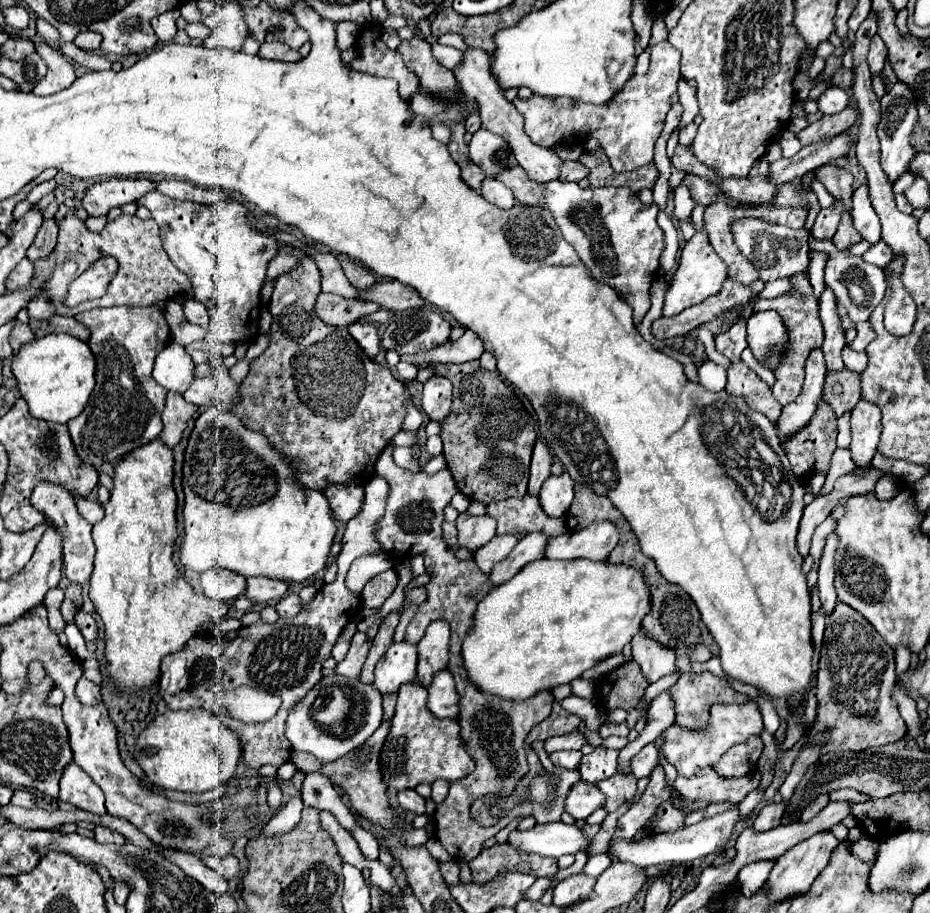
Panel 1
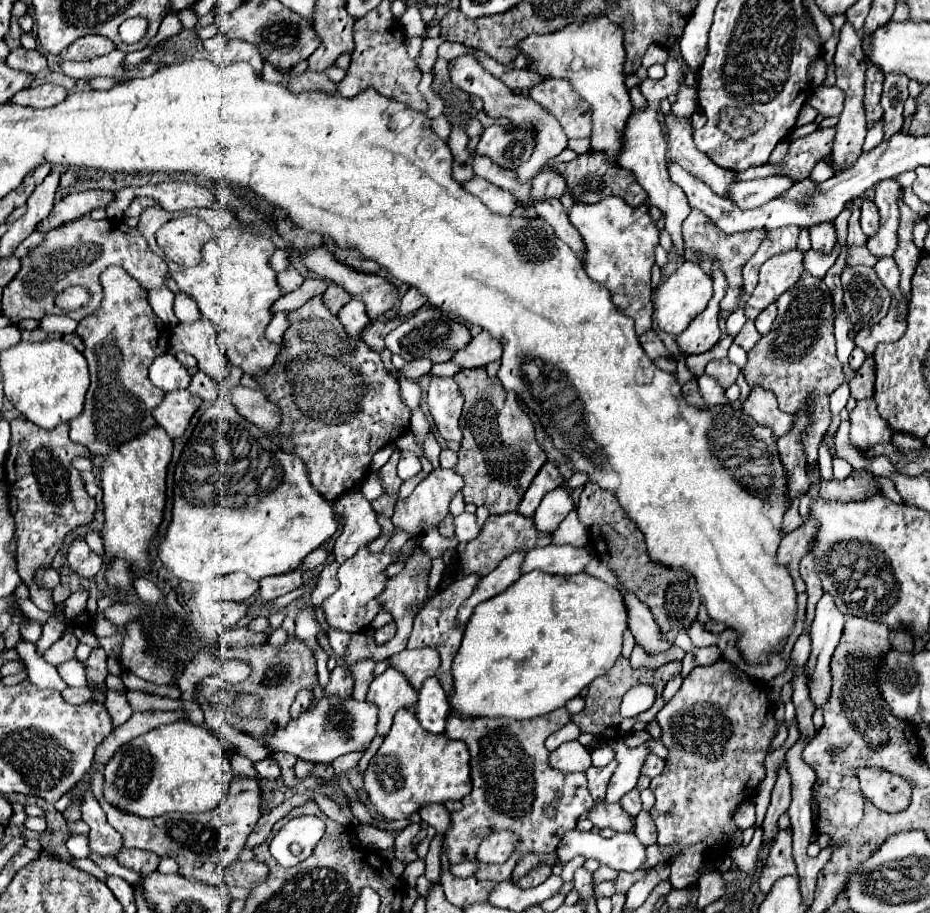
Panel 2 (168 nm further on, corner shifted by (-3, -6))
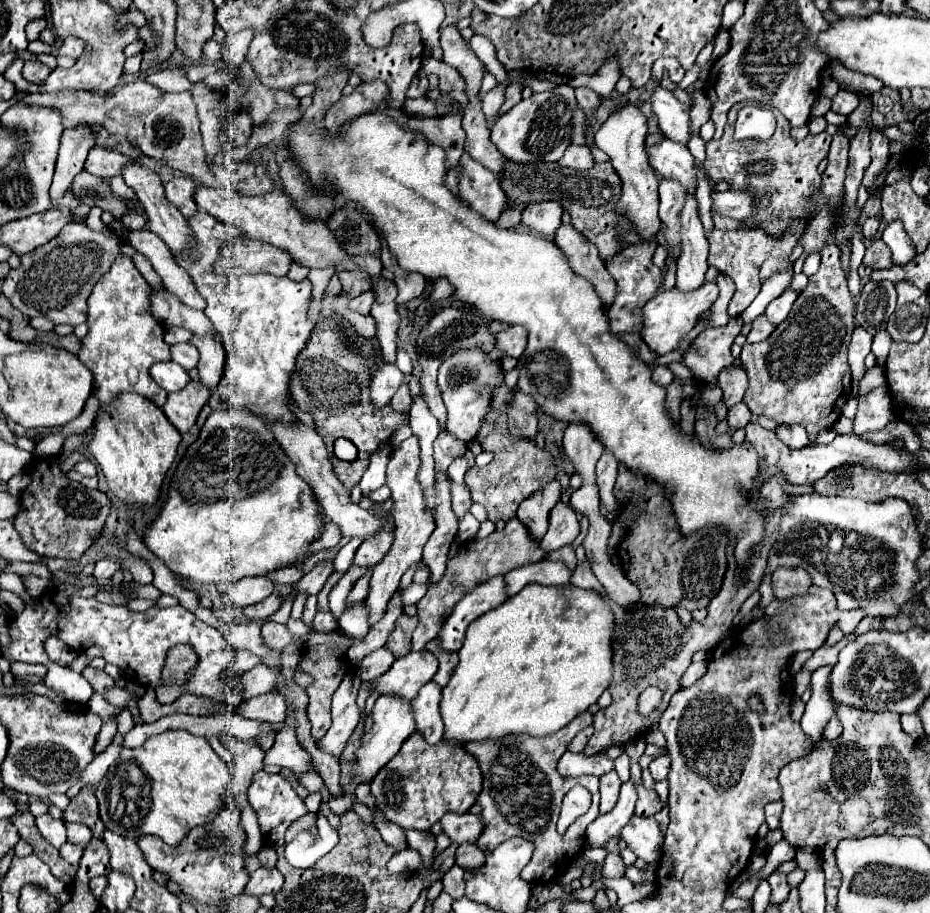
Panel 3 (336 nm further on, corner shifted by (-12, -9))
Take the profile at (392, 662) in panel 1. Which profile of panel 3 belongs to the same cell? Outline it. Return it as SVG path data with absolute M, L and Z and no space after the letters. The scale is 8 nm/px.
M380 696L374 704L372 720L374 720L372 730L366 736L362 736L360 748L356 750L356 762L352 766L352 782L356 782L356 784L370 784L372 778L378 774L378 770L384 768L386 762L390 762L396 756L396 752L400 750L404 740L408 740L416 732L410 702L404 698Z

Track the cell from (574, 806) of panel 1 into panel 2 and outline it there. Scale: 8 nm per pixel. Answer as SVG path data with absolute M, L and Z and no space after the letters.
M599 801L599 803L593 803L593 809L587 811L587 819L603 829L603 827L611 827L619 833L629 833L633 831L633 823L631 823L631 817L621 809L619 803L611 803L611 807L607 807L607 803Z

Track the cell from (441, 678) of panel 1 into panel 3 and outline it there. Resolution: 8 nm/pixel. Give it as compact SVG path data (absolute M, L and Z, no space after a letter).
M428 682L422 686L418 696L410 702L414 712L416 732L420 732L428 744L438 744L444 734L442 716L438 710L440 696L442 696L442 688L436 686L436 682Z

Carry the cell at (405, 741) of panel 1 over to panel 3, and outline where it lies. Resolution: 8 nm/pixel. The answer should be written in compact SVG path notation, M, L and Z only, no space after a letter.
M414 732L400 752L372 780L372 796L382 814L404 830L430 830L446 812L466 814L482 790L482 772L462 746L440 742L428 744Z

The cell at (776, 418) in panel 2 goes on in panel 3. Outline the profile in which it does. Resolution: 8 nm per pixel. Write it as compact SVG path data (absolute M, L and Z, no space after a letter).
M794 424L794 426L778 426L776 436L778 436L786 446L796 448L796 450L808 446L808 434L806 434L804 426L798 426L798 424Z

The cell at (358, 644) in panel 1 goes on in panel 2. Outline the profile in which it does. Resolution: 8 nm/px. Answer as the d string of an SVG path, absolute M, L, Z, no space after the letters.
M337 665L337 667L331 671L331 679L329 679L327 687L325 687L325 693L327 693L327 695L337 693L341 699L347 699L347 697L351 697L353 683L355 683L355 681L353 681L353 677L349 675L349 671L347 671L345 667Z

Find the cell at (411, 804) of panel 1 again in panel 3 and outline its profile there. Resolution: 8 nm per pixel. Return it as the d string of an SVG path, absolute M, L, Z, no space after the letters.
M446 814L440 820L444 834L448 834L448 838L456 844L464 844L464 842L472 842L476 844L476 838L480 838L484 822L480 818L480 814Z

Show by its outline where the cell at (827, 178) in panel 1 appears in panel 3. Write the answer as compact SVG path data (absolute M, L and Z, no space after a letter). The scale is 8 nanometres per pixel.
M870 240L868 248L866 248L866 254L864 254L864 260L862 264L866 268L874 268L874 270L884 270L884 268L890 268L894 262L892 262L892 256L890 256L890 250L888 246L882 242L882 240Z

